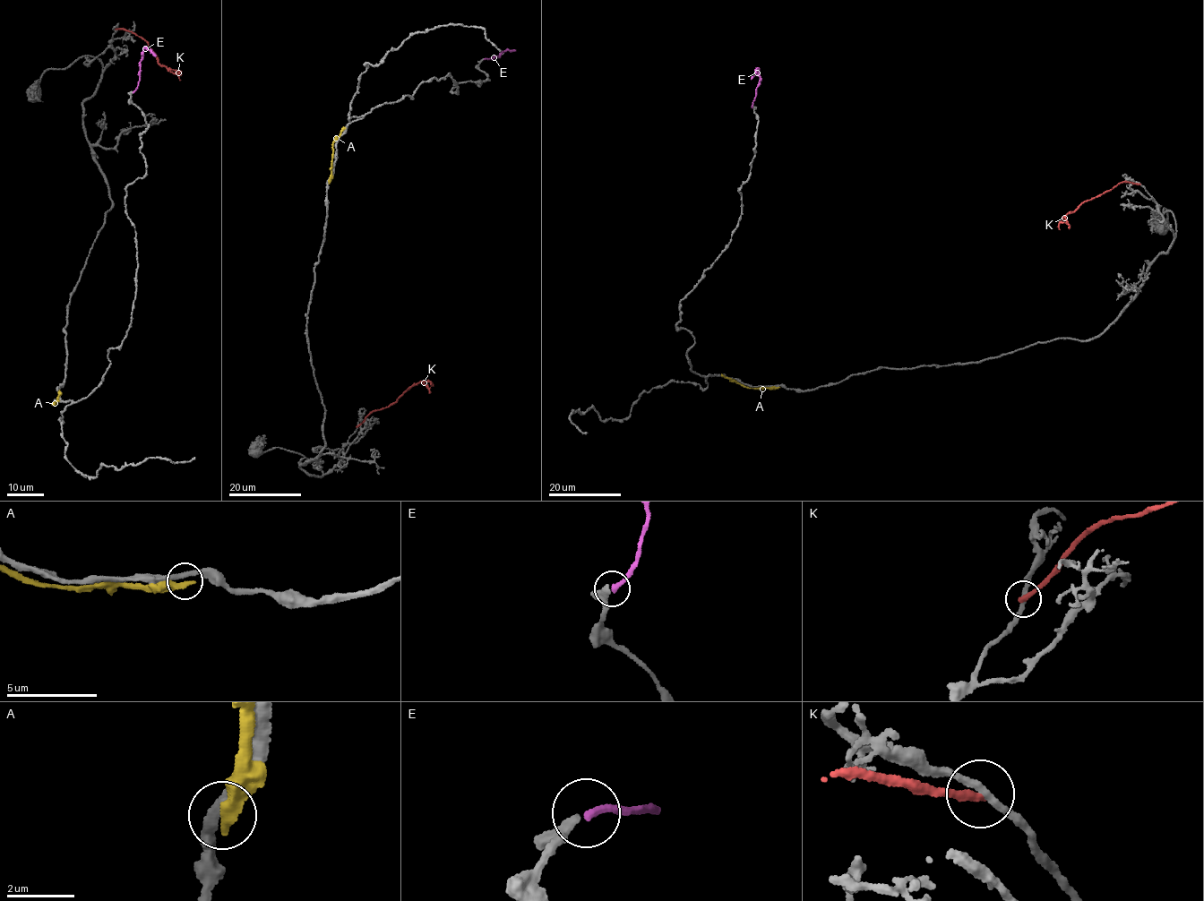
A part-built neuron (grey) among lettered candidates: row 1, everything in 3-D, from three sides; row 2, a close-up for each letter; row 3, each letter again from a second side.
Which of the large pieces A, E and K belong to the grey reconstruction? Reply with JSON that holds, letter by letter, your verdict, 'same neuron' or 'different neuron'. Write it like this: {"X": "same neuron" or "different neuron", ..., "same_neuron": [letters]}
{"A": "different neuron", "E": "same neuron", "K": "different neuron", "same_neuron": ["E"]}

